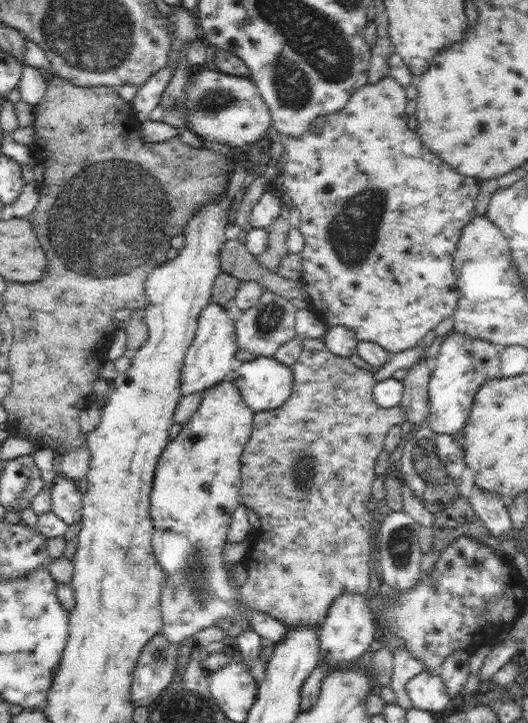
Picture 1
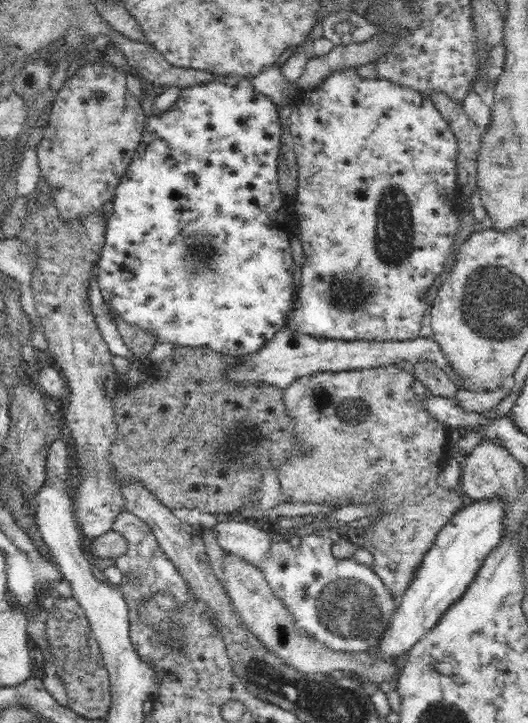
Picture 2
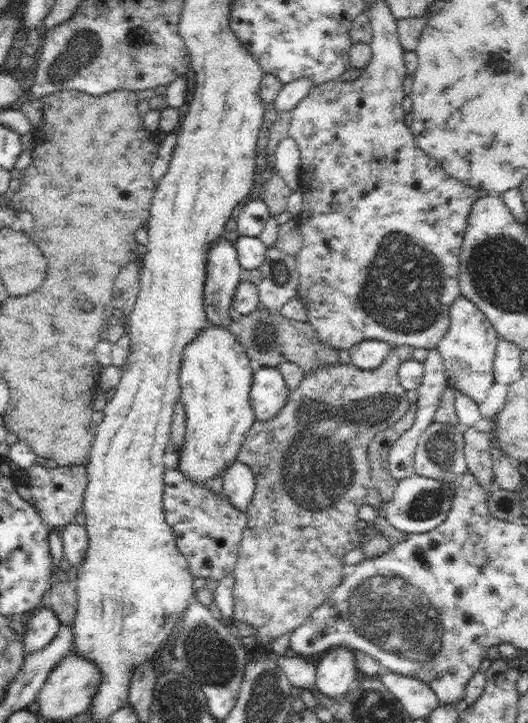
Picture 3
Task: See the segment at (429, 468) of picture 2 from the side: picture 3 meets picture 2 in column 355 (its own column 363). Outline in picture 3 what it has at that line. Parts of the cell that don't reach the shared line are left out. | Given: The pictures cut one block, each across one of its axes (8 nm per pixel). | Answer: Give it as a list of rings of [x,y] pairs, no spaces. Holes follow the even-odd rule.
[[[397,346],[389,348],[389,354],[385,356],[385,360],[381,362],[381,366],[373,368],[373,370],[357,370],[353,368],[353,364],[333,364],[327,368],[317,368],[313,374],[305,376],[299,384],[299,388],[295,392],[291,392],[287,396],[285,406],[281,408],[281,412],[277,416],[273,416],[273,420],[265,420],[265,422],[255,422],[243,436],[241,448],[237,452],[237,460],[241,460],[243,464],[247,464],[253,472],[255,478],[255,494],[247,506],[247,526],[243,530],[241,536],[241,546],[239,546],[239,556],[237,556],[237,564],[233,570],[233,620],[239,624],[249,624],[251,628],[257,630],[257,640],[261,640],[265,644],[265,648],[269,650],[271,642],[277,640],[279,636],[293,632],[297,626],[301,626],[311,612],[323,604],[323,600],[341,584],[343,574],[347,570],[341,568],[341,558],[351,552],[353,548],[359,548],[359,532],[355,530],[355,522],[357,522],[357,508],[363,506],[363,500],[367,498],[367,492],[371,488],[371,466],[369,466],[369,458],[367,458],[367,448],[371,438],[381,432],[387,430],[389,426],[393,426],[399,418],[403,418],[409,410],[409,402],[407,402],[407,390],[399,384],[399,356],[397,356]]]

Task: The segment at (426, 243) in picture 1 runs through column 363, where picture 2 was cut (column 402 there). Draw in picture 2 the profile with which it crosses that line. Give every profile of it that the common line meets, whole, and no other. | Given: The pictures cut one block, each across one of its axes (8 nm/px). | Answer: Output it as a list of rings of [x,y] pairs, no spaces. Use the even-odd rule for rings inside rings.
[[[348,68],[332,72],[318,88],[312,92],[296,94],[292,104],[290,132],[294,138],[294,154],[298,160],[298,190],[296,190],[296,214],[302,232],[302,244],[306,262],[302,266],[302,292],[296,298],[292,316],[288,322],[294,330],[300,330],[308,336],[330,338],[330,340],[376,340],[376,342],[406,342],[420,338],[422,316],[428,308],[424,294],[434,284],[434,278],[444,272],[444,262],[452,252],[454,236],[460,226],[460,210],[456,204],[456,186],[458,186],[458,140],[448,128],[448,122],[436,110],[432,100],[412,88],[396,86],[386,78],[368,80],[362,78],[358,68]]]

